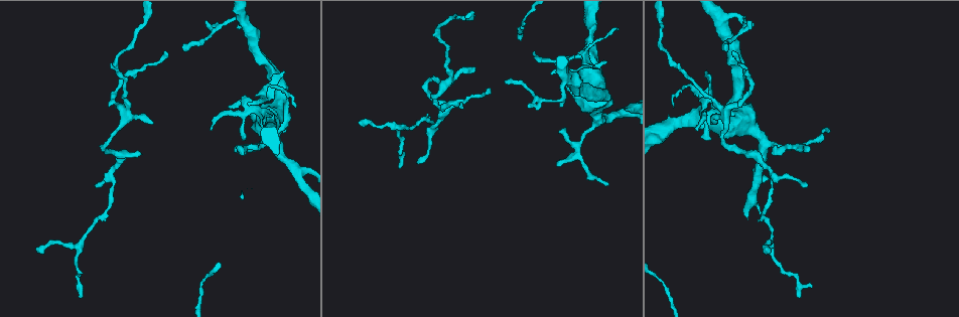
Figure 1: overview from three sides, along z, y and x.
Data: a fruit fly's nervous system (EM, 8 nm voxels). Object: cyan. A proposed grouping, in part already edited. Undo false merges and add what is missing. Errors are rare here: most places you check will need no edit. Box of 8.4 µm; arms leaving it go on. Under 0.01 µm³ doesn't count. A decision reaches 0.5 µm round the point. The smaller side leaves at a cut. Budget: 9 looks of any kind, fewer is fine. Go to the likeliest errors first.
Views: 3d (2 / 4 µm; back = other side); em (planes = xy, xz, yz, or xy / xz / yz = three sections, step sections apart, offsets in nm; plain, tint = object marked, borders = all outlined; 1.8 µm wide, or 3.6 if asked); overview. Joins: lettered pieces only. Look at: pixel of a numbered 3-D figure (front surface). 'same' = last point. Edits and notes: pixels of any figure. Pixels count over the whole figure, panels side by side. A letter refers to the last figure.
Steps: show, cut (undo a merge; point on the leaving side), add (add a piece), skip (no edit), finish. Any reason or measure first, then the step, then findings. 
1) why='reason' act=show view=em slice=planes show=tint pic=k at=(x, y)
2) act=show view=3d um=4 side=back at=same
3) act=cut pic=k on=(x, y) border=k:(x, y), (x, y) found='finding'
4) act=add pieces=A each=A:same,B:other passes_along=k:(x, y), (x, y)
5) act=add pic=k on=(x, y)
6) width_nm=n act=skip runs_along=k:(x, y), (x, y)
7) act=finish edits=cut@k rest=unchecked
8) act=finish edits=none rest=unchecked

why='sharp bend' act=show view=em um=3.6 slice=planes show=borders pic=1 at=(795, 149)

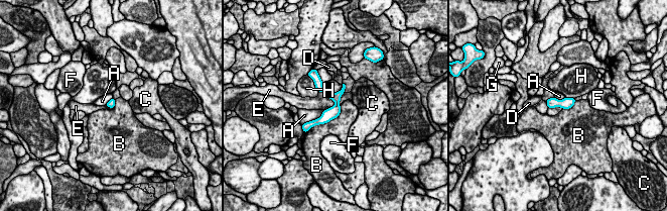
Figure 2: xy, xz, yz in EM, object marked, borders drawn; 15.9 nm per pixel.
act=skip each=A:other,B:other,C:other,D:other,E:other,F:other,G:other,H:other runs_along=2:(317, 84), (337, 106), (314, 122) found='one neuron here'

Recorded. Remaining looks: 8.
why='free end' act=show view=3d um=2 pic=1 at=(750, 20)

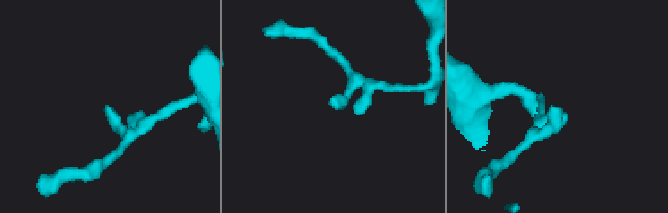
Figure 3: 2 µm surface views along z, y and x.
act=show view=em slice=planes show=borders pic=3 at=(105, 108)

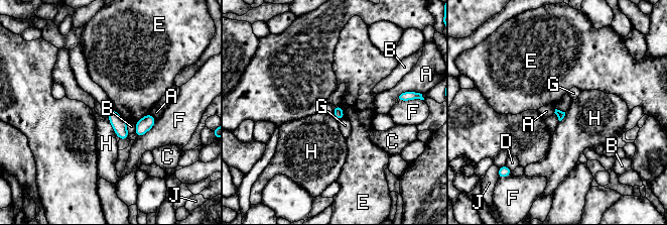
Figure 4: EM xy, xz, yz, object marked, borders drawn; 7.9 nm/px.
act=skip each=A:other,B:other,C:other,D:other,E:other,F:other,G:other,H:other,J:other border=4:(107, 118), (116, 134) found='none of them fits'

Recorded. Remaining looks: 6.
why='free end' act=show view=em slice=xy step=4 show=borders pic=1 at=(152, 121)

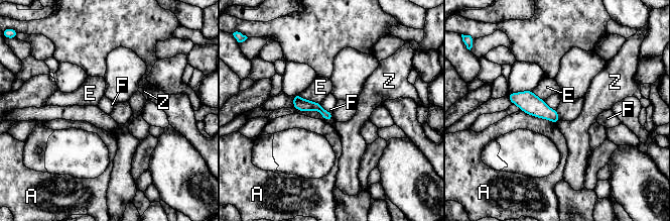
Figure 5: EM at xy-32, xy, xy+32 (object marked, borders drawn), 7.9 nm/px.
act=skip each=A:other,E:other,F:other,Z:other found='none of them fits'

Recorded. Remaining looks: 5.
act=show view=3d um=2 pic=1 at=(811, 286)

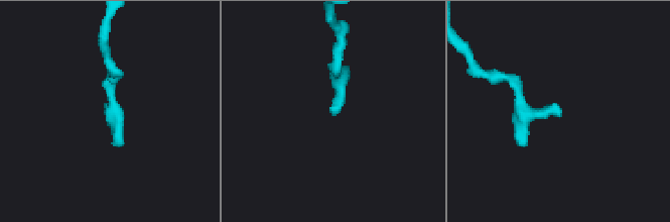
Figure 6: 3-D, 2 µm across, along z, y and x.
why='need the tissue' act=show view=em slice=planes show=borders pic=6 at=(109, 112)

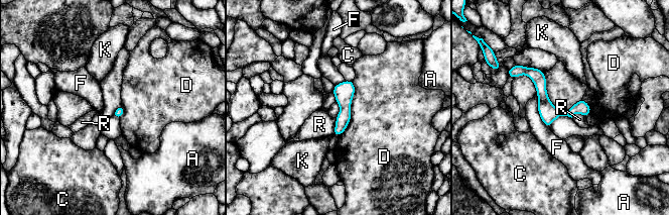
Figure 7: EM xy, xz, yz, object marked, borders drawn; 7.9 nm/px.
act=skip each=A:other,C:other,D:other,F:other,K:other,R:other runs_along=7:(518, 72), (540, 82), (555, 113), (587, 111) found='none of them fits'

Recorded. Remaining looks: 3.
act=finish edits=none rest=unchecked

